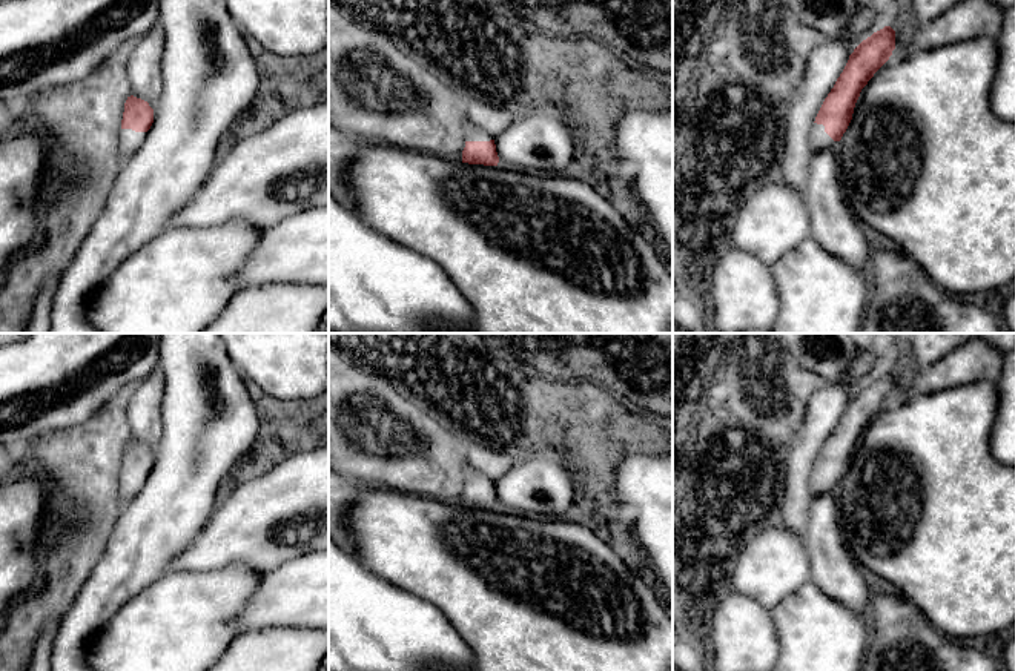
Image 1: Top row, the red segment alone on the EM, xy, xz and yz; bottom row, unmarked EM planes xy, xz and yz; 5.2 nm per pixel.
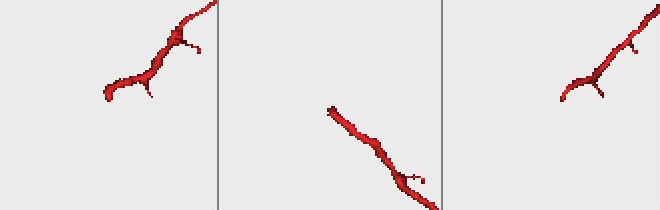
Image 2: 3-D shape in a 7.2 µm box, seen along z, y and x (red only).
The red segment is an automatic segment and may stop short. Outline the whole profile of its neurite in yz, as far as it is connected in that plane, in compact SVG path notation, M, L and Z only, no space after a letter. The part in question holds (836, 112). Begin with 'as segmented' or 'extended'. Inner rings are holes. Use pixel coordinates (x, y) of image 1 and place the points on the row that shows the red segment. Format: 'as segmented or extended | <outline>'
extended | M891 26L874 32L854 49L815 117L808 138L811 152L835 147L852 120L861 89L894 49L895 31Z

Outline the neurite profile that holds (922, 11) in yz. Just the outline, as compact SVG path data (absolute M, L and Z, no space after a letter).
M904 0L915 25L926 25L963 0Z

